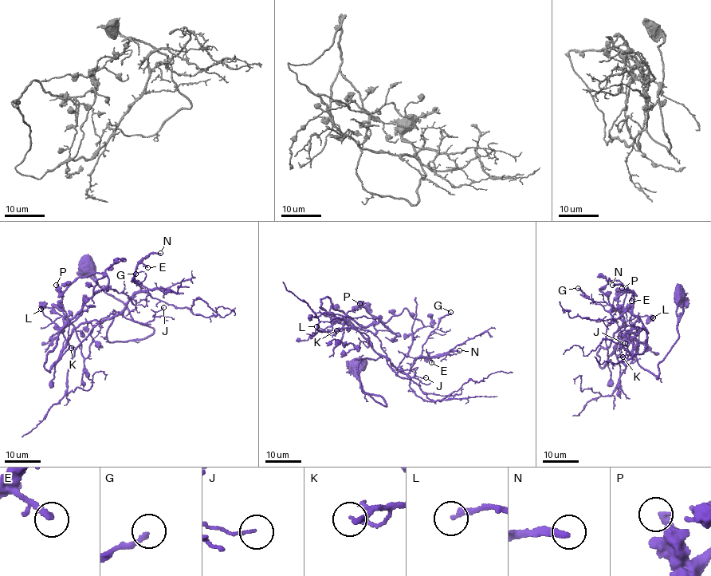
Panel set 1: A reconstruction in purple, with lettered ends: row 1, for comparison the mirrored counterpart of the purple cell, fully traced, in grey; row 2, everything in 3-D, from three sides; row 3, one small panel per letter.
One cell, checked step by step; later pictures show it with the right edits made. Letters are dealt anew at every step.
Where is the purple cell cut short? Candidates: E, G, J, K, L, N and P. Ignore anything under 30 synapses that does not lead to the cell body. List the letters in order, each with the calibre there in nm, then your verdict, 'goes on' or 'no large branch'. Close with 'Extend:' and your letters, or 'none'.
E: calibre 220 nm; goes on
G: calibre 200 nm; no large branch
J: calibre 100 nm; no large branch
K: calibre 110 nm; no large branch
L: calibre 200 nm; no large branch
N: calibre 280 nm; goes on
P: calibre 280 nm; no large branch
Extend: E, N

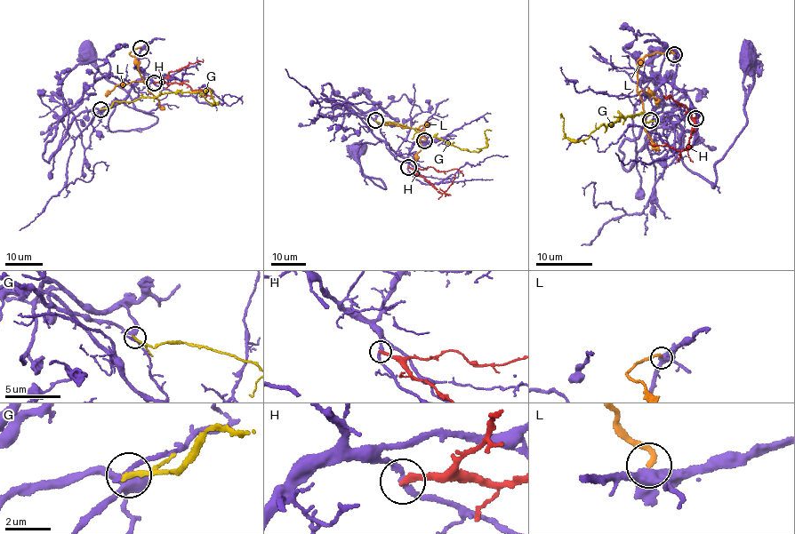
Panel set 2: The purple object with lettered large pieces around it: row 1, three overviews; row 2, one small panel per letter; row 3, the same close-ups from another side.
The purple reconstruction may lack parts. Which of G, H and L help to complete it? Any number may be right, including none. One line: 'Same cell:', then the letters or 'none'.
Same cell: none

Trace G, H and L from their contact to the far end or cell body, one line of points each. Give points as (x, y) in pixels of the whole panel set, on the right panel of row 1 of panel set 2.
G: (649, 121), (642, 113), (624, 120), (622, 116), (576, 140), (566, 138), (560, 114)
H: (694, 118), (691, 120), (694, 125), (691, 130), (690, 145), (686, 150), (654, 146), (648, 140)
L: (673, 53), (672, 51), (646, 56), (638, 69), (636, 91), (647, 93), (652, 91), (656, 103)

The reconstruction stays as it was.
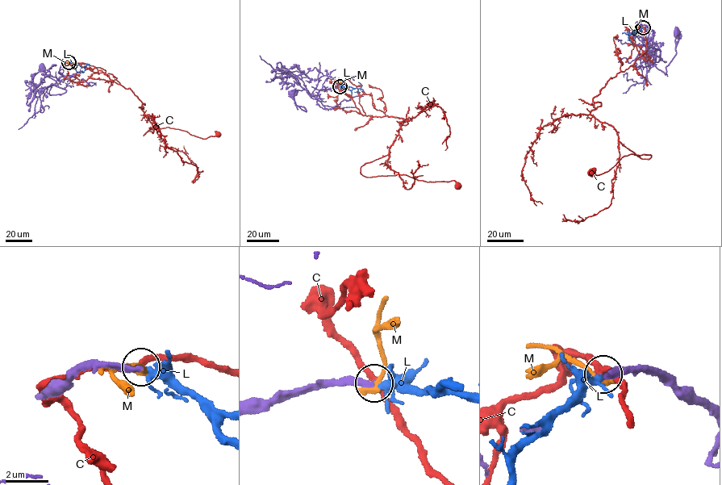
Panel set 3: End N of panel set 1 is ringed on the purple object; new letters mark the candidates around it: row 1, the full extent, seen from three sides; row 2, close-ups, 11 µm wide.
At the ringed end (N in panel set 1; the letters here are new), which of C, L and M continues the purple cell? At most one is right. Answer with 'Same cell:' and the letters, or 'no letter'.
Same cell: L

